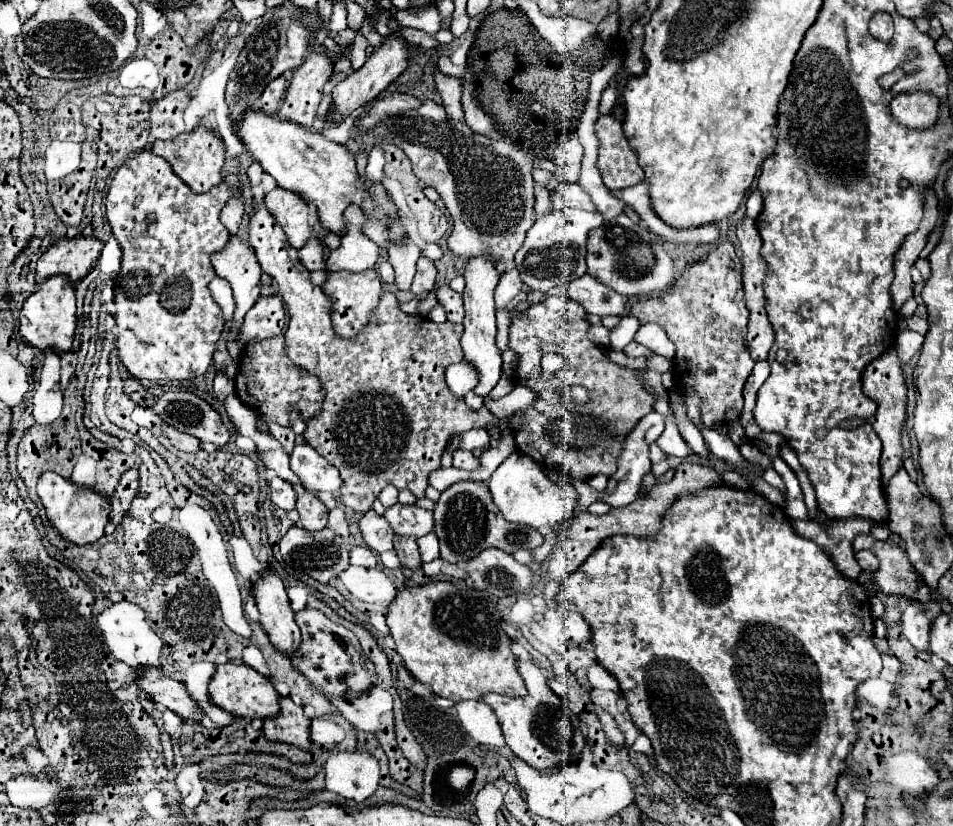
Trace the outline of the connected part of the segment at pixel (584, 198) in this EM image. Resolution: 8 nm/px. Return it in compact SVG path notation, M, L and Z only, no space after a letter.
M558 184L550 192L550 202L552 202L552 210L564 210L564 208L596 210L590 196L578 184Z

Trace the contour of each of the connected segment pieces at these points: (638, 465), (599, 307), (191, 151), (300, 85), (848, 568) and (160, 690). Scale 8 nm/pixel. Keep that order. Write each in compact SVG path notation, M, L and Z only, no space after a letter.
M652 411L646 414L642 420L638 420L638 424L628 432L628 436L626 436L626 440L624 440L624 448L622 448L622 452L620 452L622 456L618 458L618 464L616 464L618 470L610 476L608 488L606 488L604 492L598 492L598 490L594 490L592 486L588 486L586 482L576 482L576 484L574 484L574 488L576 488L576 492L578 492L578 506L588 508L592 502L600 500L600 502L610 504L612 508L618 508L618 506L626 506L626 504L634 502L636 496L638 496L640 482L642 482L644 474L650 472L650 466L652 466L652 462L650 462L650 458L648 458L648 448L650 448L652 442L658 440L658 436L662 434L662 430L664 430L664 418L657 412Z
M584 274L578 280L572 280L568 284L568 294L572 300L576 300L580 306L584 306L586 312L598 314L598 316L622 316L624 314L624 296L616 294L612 288L606 288L592 276Z
M200 126L194 132L180 134L172 140L154 140L150 150L154 154L162 156L172 166L176 176L198 194L208 192L210 188L218 186L222 182L220 170L222 170L222 164L224 164L224 142L218 136L214 136L210 130L206 130L204 126Z
M310 54L300 68L292 72L292 82L286 92L284 104L276 114L278 120L294 122L306 130L312 128L316 118L324 84L332 74L332 62L324 54Z
M848 518L848 520L832 520L830 528L824 532L822 526L818 526L812 520L792 520L792 528L796 534L814 540L834 562L836 570L850 580L858 580L860 568L852 552L852 538L858 534L870 534L870 528L874 524L870 520L862 518Z
M148 668L148 670L140 672L138 674L138 684L142 686L142 690L146 690L154 698L154 702L158 702L164 708L172 710L180 718L192 720L192 722L200 722L202 720L202 714L200 714L202 710L192 700L192 696L188 694L186 686L176 682L176 680L172 680L162 670Z

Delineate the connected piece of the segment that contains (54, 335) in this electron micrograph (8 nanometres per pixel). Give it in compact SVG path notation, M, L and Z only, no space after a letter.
M54 276L40 284L40 290L34 292L20 310L20 336L24 344L34 346L42 352L54 350L58 354L70 352L76 330L76 304L74 304L74 288L66 282L64 276Z

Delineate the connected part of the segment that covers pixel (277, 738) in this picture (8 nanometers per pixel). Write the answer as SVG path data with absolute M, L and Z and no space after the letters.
M280 698L280 716L274 720L264 720L264 736L270 742L292 744L304 752L310 750L310 720L304 714L304 708L294 704L292 698Z

